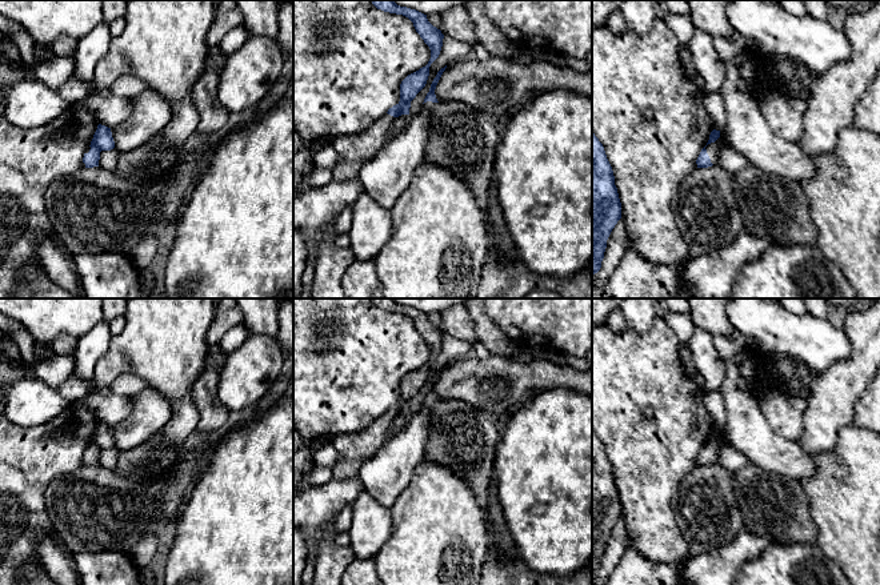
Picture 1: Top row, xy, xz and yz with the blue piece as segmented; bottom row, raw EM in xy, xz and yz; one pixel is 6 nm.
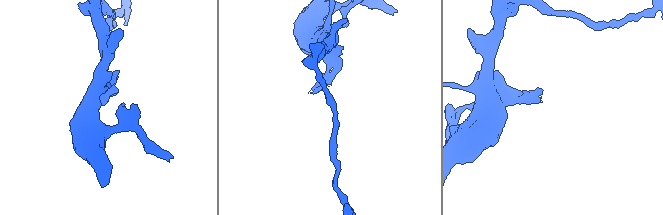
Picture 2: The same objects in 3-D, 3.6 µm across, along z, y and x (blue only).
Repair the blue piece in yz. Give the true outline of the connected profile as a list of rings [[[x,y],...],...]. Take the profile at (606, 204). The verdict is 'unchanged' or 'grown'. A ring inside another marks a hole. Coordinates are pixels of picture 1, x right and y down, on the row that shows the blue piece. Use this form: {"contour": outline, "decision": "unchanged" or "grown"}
{"contour": [[[592,132],[592,276],[601,268],[607,240],[621,219],[621,203],[603,144]]], "decision": "unchanged"}

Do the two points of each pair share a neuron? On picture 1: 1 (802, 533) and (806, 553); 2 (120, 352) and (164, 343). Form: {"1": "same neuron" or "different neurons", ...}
{"1": "different neurons", "2": "same neuron"}

